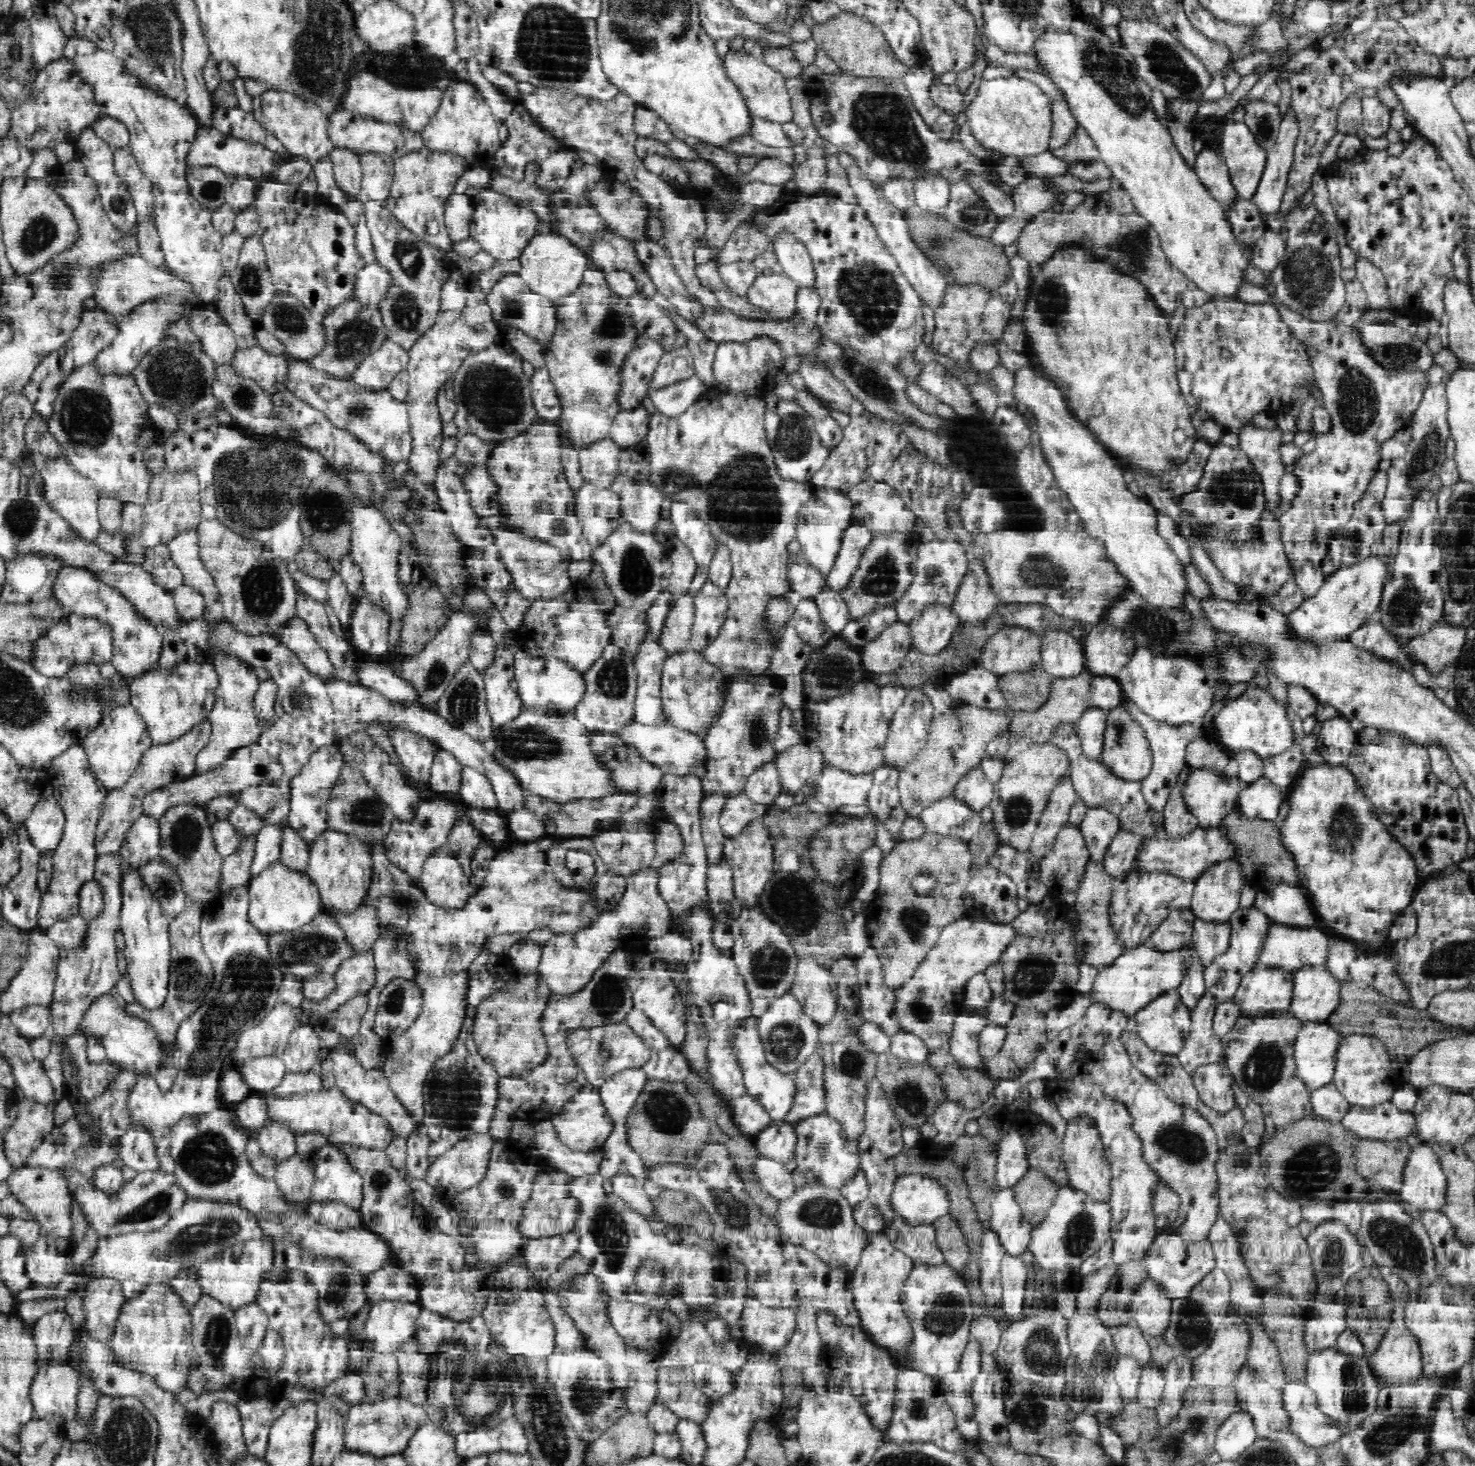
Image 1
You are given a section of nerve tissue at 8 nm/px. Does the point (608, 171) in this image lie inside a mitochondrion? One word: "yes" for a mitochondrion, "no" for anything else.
no

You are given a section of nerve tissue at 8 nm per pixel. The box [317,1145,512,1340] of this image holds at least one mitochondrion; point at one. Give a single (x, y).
(380, 1182)

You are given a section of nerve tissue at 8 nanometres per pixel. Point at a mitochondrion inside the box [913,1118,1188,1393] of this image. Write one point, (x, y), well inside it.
(1043, 1352)

